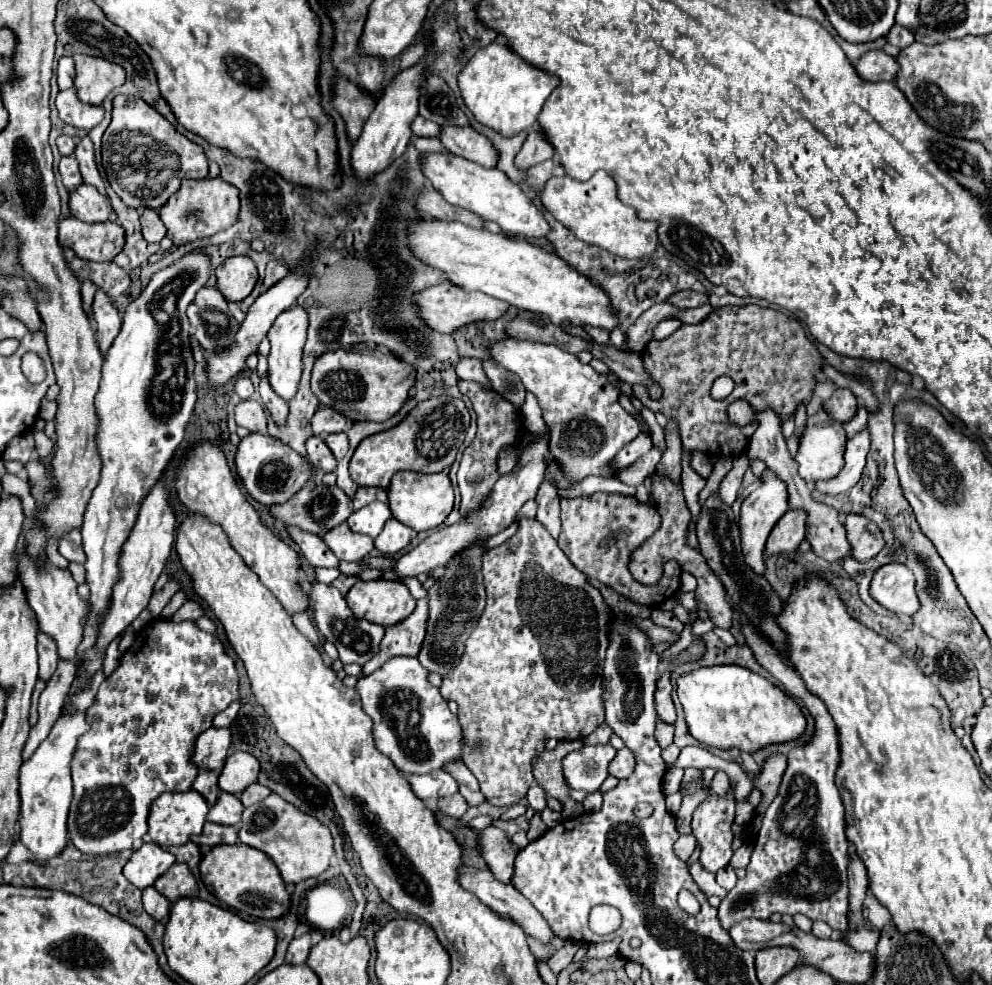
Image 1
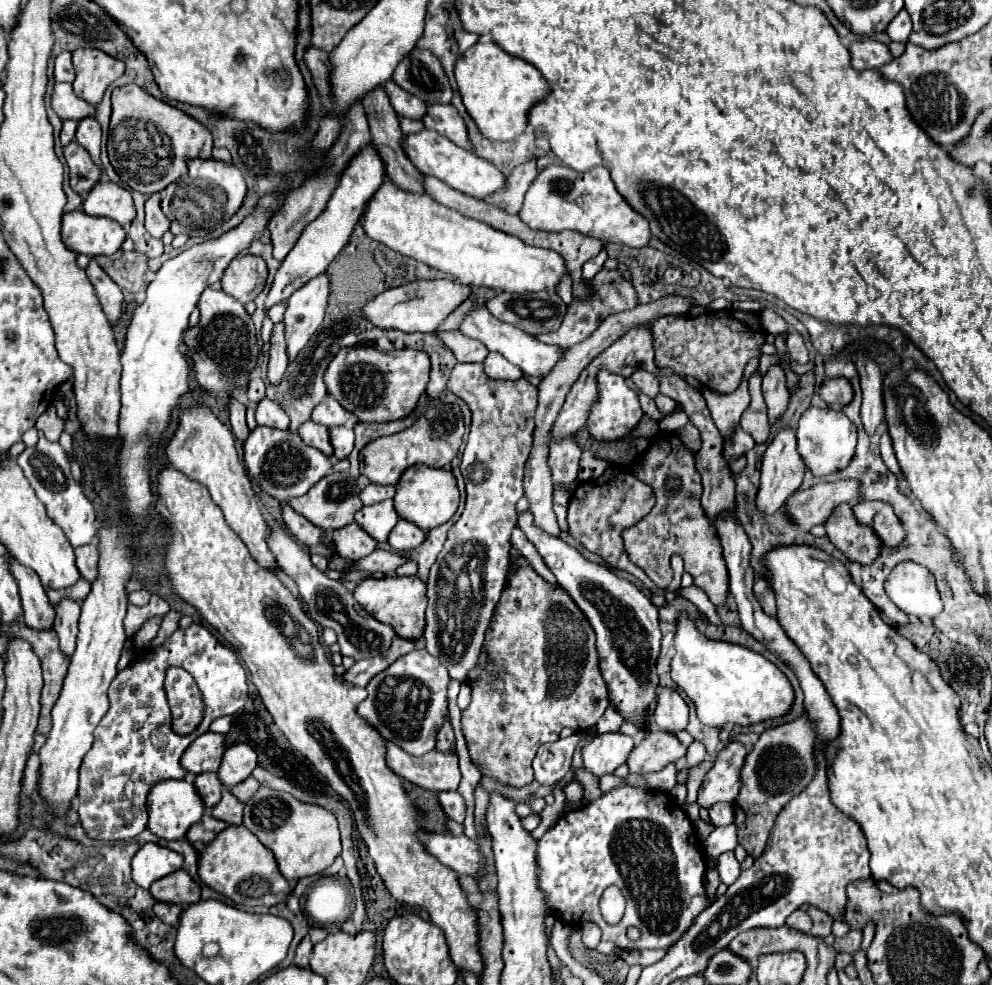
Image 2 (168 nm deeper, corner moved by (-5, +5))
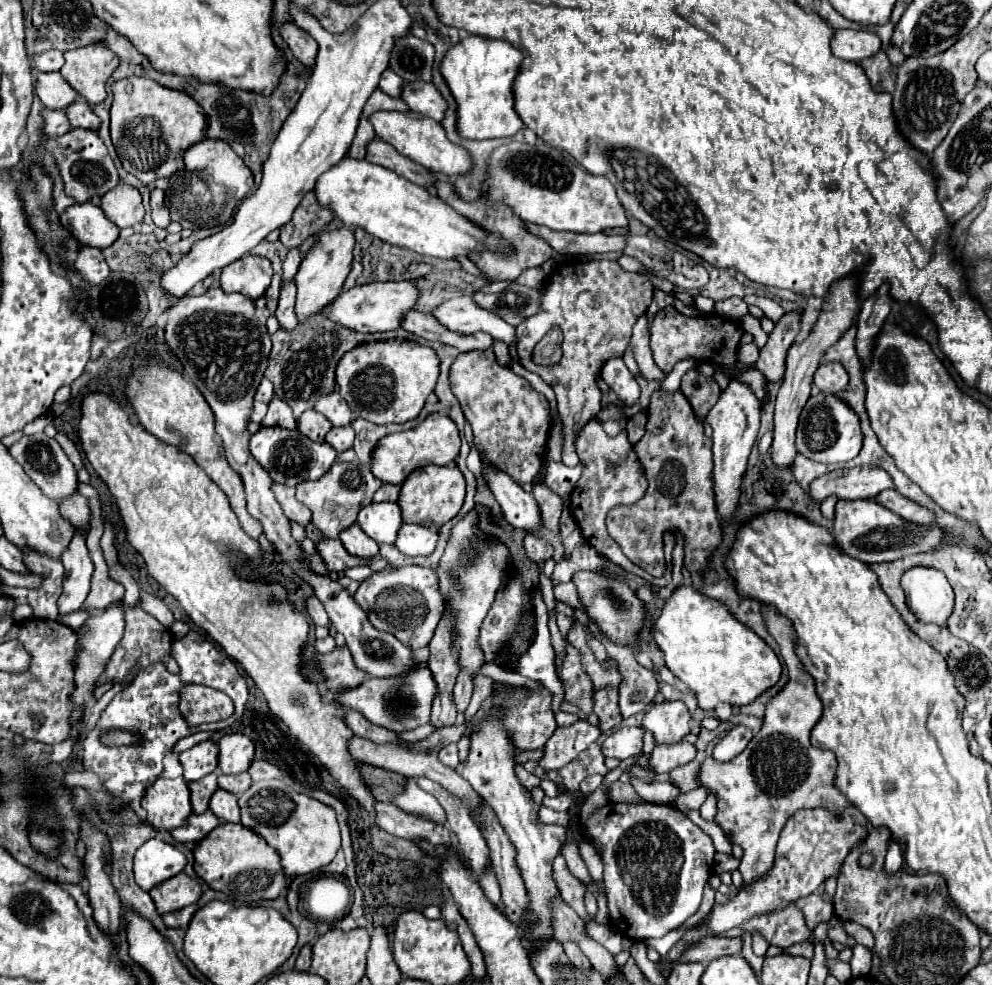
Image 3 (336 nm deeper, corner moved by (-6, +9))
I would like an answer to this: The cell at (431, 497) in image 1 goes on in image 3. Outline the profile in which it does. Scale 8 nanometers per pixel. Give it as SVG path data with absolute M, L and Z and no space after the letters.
M423 466L403 482L399 494L399 508L403 522L421 524L429 528L441 528L445 522L453 520L463 506L465 498L465 478L457 466Z

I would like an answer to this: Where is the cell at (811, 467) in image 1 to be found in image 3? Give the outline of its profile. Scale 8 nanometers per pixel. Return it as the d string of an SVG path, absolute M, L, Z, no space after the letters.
M819 392L807 400L799 416L795 440L795 448L799 454L823 464L843 464L859 454L861 442L863 442L861 422L849 404L845 404L841 398L829 392Z

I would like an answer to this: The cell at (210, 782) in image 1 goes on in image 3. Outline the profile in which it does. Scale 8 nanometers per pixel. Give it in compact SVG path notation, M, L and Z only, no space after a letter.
M209 774L203 780L191 782L189 790L191 790L193 814L203 814L209 808L209 798L217 790L217 774Z

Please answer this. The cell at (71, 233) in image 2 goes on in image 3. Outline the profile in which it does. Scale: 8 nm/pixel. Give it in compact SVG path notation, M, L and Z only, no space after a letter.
M93 202L69 206L59 216L59 222L63 228L69 230L71 236L77 238L77 242L101 250L111 246L119 238L119 228L111 224L111 220L107 220L103 210Z

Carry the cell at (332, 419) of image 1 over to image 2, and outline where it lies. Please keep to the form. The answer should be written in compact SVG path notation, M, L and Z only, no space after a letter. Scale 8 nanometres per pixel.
M326 396L312 412L312 422L318 422L322 426L344 426L344 424L356 424L356 416L352 412L346 412L338 400L334 400L332 396Z

